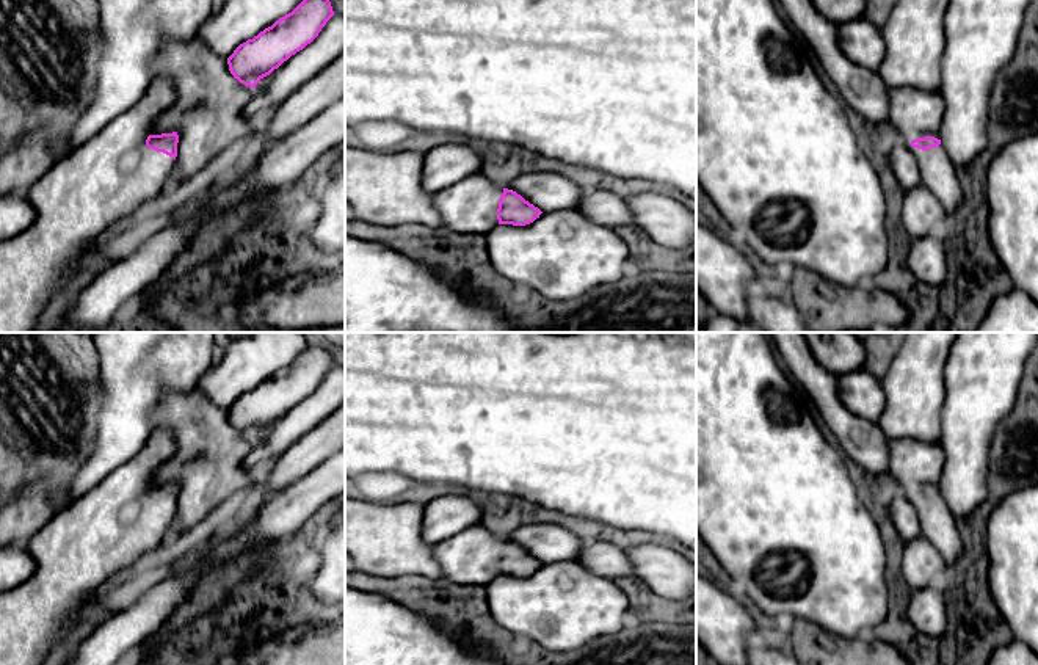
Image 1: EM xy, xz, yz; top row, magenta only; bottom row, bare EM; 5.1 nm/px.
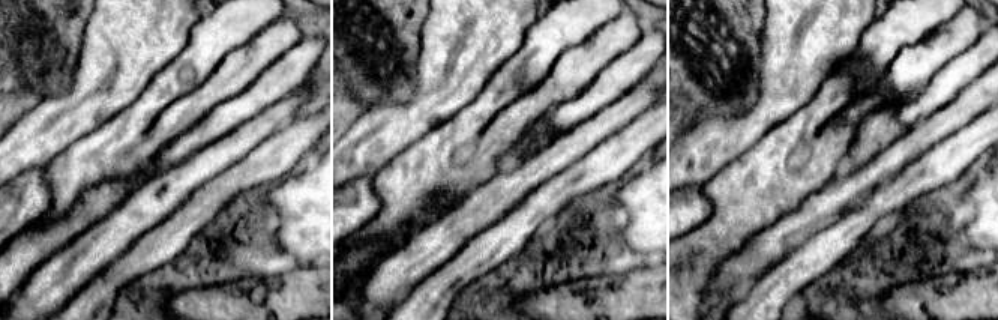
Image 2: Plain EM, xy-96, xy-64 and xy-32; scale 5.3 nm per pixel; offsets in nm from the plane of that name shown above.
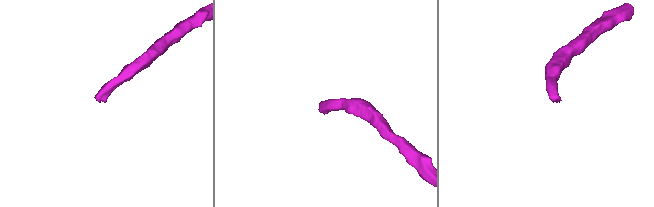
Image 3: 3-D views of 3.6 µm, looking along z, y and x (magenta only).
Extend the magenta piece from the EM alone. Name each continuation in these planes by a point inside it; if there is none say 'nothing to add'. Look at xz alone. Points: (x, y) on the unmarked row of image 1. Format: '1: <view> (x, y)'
1: xz (469, 557)

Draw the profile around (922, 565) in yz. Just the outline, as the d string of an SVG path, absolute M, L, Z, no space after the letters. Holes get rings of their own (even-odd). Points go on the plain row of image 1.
M922 535L905 543L902 569L909 590L938 583L945 568L936 547Z

